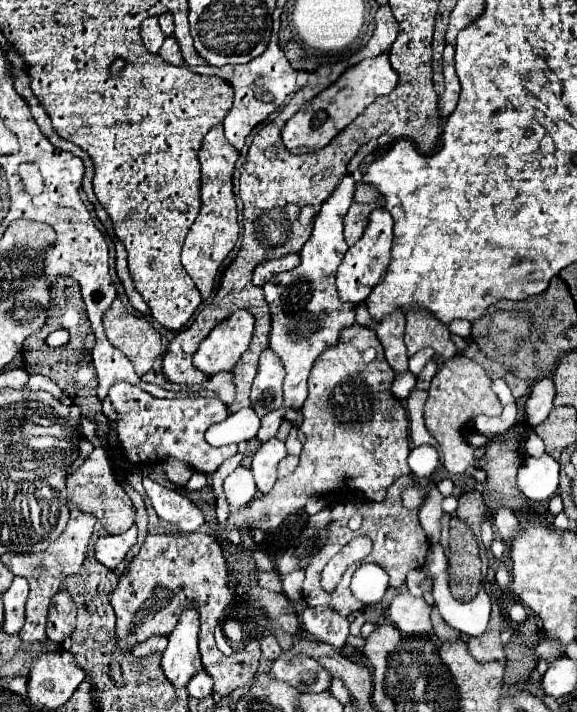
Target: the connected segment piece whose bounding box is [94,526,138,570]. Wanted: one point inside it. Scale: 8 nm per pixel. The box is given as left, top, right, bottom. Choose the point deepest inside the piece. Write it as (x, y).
(111, 550)

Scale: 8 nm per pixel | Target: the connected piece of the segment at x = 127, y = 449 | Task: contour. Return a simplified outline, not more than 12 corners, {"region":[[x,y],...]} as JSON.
{"region":[[110,386],[130,462],[178,458],[212,474],[238,452],[204,432],[228,416],[220,398],[158,400]]}

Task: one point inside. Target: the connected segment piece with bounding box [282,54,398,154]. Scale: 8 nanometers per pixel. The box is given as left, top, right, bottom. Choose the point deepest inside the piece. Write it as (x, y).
(317, 122)

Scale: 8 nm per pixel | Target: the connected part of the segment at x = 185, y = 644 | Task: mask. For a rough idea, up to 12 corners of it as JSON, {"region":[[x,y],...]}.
{"region":[[188,608],[160,664],[176,690],[202,670],[198,612]]}

